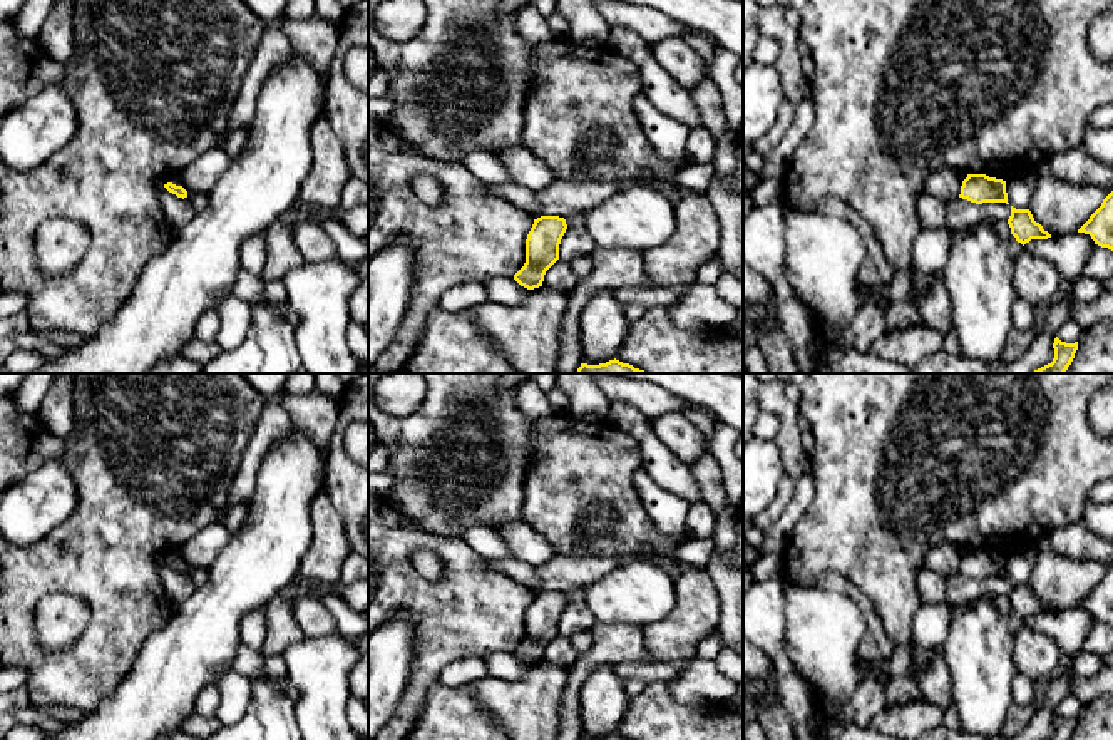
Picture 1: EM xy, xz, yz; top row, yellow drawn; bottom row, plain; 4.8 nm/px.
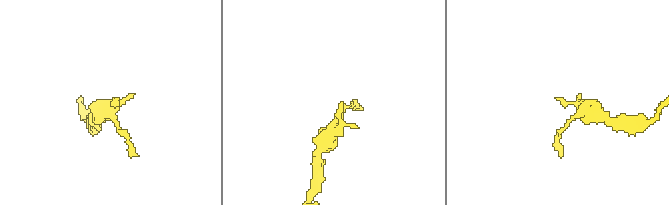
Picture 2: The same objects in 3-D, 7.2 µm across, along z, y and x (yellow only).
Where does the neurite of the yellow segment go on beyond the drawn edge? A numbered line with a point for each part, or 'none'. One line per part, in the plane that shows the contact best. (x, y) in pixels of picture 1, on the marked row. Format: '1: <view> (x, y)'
none

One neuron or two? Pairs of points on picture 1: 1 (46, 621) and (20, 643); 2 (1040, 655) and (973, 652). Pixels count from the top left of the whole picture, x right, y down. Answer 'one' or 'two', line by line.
1: two
2: two

